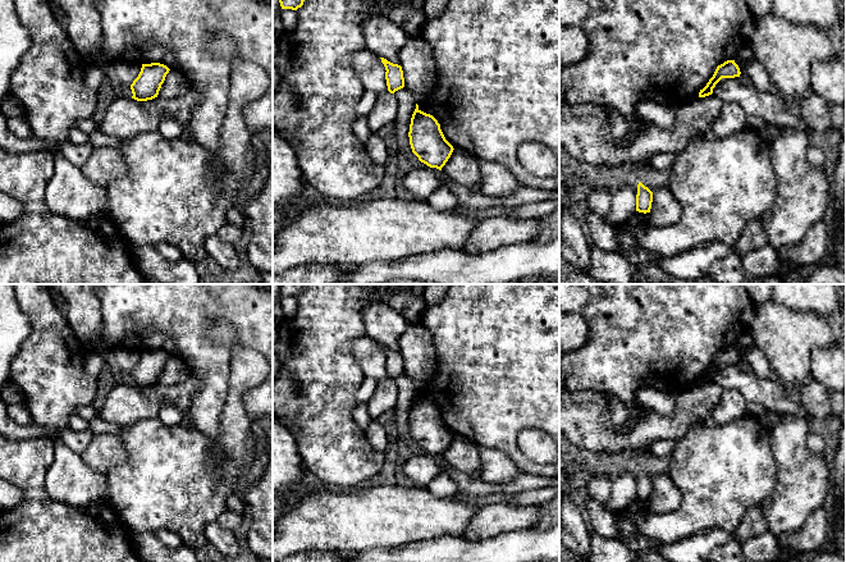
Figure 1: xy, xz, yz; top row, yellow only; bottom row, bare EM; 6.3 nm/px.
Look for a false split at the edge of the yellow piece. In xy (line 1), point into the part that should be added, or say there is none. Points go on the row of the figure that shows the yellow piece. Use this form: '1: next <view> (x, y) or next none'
1: next none

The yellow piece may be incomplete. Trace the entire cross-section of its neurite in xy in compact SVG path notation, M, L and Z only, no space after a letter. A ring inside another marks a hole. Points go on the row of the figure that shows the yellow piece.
M160 63L142 64L138 77L131 84L132 99L147 101L157 97L169 68Z

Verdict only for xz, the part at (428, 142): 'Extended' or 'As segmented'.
As segmented

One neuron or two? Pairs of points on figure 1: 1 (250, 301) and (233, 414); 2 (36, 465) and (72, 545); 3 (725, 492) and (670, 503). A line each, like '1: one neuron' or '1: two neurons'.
1: two neurons
2: one neuron
3: two neurons

